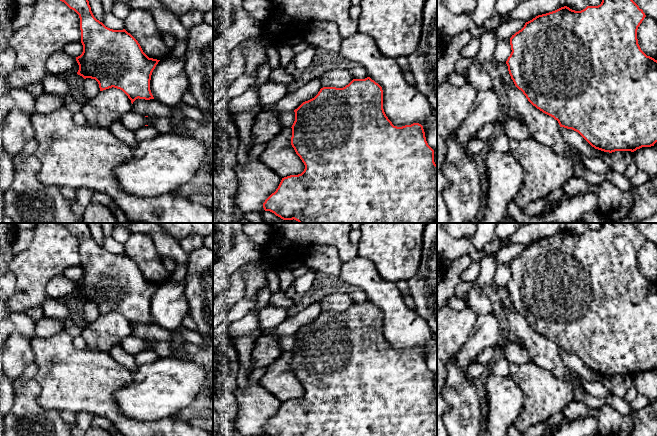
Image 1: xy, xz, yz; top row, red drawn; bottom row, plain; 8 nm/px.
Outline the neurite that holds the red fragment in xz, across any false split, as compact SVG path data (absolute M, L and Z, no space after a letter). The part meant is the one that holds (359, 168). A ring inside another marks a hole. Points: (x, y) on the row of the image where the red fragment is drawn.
M370 77L365 79L353 79L348 85L343 88L336 87L323 87L320 89L318 94L308 100L303 102L295 112L295 121L292 125L292 137L291 145L294 148L296 154L300 157L305 165L305 169L301 174L290 175L282 178L278 188L274 193L272 193L263 203L263 208L265 211L270 211L276 216L283 220L296 220L299 223L437 223L437 165L434 162L434 150L428 145L425 137L425 132L423 126L419 123L413 123L411 125L405 125L402 127L397 127L392 124L392 122L386 116L383 109L383 90L382 87L372 80Z

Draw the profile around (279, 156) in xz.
M283 128L267 143L259 161L281 178L301 174L305 165L291 145L292 128Z

